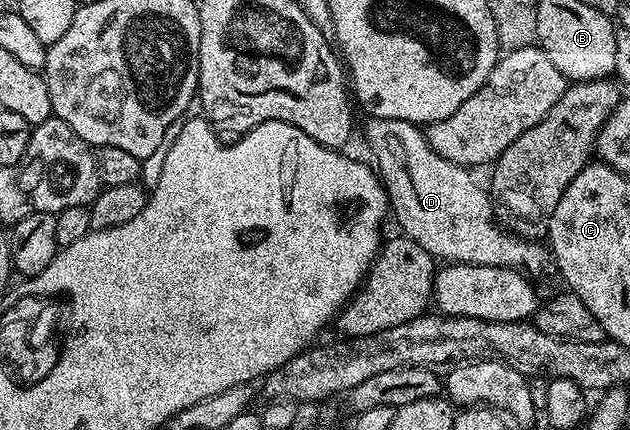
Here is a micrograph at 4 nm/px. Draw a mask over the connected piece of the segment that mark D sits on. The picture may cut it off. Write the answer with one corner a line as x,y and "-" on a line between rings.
368,118
367,122
367,147
375,154
374,166
377,168
377,174
383,184
383,188
387,190
387,198
389,200
390,210
393,212
393,219
399,222
399,227
406,238
417,241
417,245
421,245
421,249
425,249
436,260
446,261
448,264
469,263
476,267
514,267
523,272
528,277
536,277
535,275
552,274
553,256
542,242
534,239
521,239
518,235
511,234
506,227
500,225
495,217
495,205
491,202
491,196
488,188
483,187
474,179
472,172
465,167
458,167
453,161
445,161
445,157
441,157
441,153
437,153
429,145
426,134
416,124
409,121
401,121
400,119
373,119

